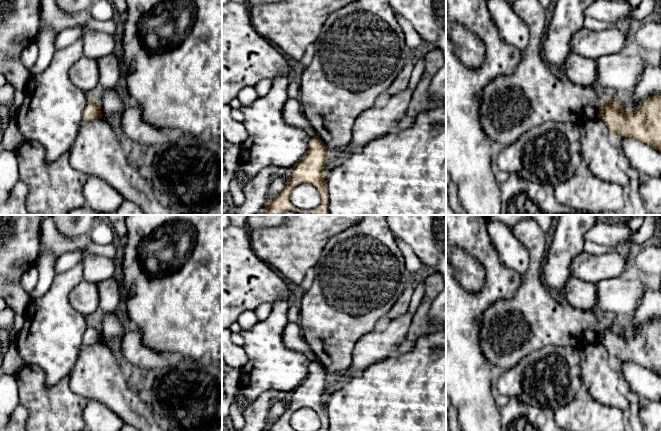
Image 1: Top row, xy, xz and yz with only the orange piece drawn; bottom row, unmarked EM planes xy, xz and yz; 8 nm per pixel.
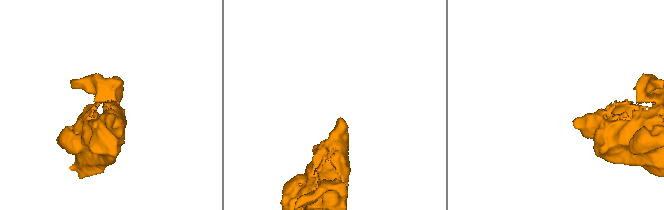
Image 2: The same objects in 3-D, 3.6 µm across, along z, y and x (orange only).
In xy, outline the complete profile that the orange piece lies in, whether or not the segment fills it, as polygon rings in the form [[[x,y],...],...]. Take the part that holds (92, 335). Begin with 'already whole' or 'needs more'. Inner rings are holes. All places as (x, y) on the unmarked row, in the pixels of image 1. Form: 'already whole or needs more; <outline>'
already whole; [[[90,322],[83,336],[83,345],[90,346],[102,342],[101,331],[96,323]]]

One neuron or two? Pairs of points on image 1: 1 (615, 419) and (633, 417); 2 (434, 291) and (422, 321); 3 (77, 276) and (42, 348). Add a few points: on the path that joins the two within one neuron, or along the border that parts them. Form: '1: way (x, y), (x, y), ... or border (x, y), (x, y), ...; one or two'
1: border (627, 412), (628, 420); two
2: way (428, 298), (422, 314); one
3: way (59, 293), (52, 312), (52, 330); one

